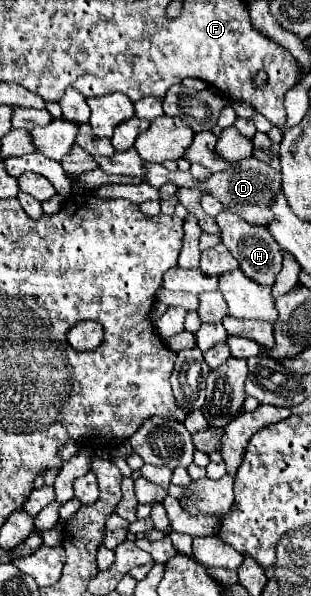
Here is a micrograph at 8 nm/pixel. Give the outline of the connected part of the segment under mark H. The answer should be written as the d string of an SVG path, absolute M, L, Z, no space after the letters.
M223 210L215 220L217 220L219 230L221 230L221 242L237 258L243 274L249 276L251 280L257 280L257 284L271 286L281 270L283 254L281 254L281 246L273 240L273 236L269 236L269 230L253 226L229 210Z

